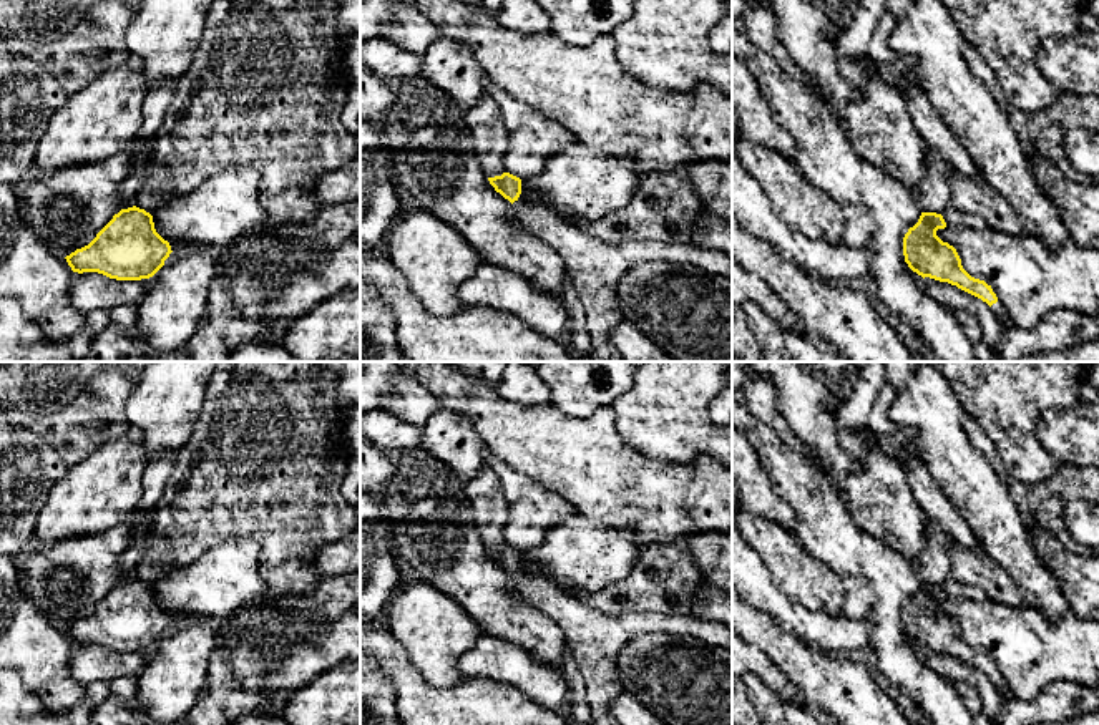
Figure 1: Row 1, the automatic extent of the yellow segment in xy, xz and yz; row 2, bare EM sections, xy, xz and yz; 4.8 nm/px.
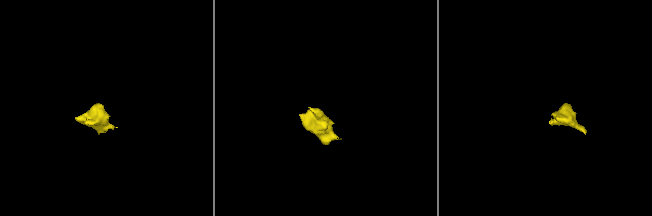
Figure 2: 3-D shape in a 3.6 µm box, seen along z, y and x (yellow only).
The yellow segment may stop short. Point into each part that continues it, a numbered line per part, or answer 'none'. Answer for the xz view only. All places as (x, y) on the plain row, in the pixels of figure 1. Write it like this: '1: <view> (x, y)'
1: xz (595, 637)

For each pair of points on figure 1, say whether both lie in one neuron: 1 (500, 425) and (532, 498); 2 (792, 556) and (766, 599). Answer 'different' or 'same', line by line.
1: different
2: different

